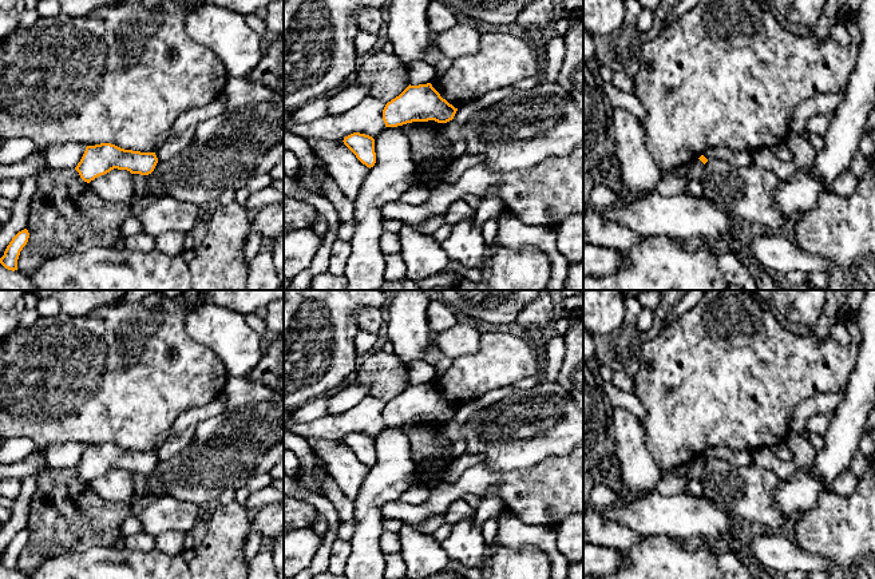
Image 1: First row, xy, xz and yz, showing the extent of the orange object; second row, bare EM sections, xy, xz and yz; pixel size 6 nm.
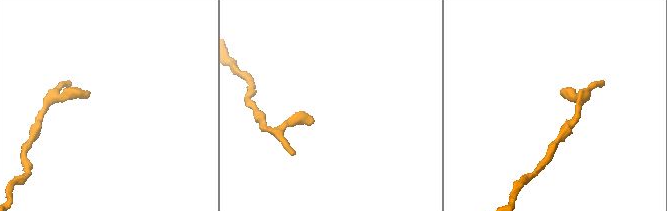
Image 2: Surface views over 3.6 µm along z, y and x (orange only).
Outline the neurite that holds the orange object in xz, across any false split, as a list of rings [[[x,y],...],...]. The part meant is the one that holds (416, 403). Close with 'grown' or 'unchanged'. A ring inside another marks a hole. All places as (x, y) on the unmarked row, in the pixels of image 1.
[[[431,382],[408,385],[399,396],[388,401],[383,409],[385,427],[397,427],[412,421],[435,420],[447,423],[458,408],[450,404]]]; unchanged

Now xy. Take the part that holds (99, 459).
[[[100,443],[86,447],[75,469],[84,481],[90,483],[114,468],[149,475],[154,471],[157,463],[155,452],[124,449],[111,443]]]; unchanged

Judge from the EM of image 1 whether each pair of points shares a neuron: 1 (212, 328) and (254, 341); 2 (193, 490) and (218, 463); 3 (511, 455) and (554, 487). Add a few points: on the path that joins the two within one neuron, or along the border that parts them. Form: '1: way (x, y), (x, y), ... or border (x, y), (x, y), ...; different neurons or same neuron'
1: way (222, 330), (234, 341), (244, 341); same neuron
2: way (198, 483), (212, 470); same neuron
3: border (557, 456), (549, 456), (522, 468), (497, 471); different neurons

